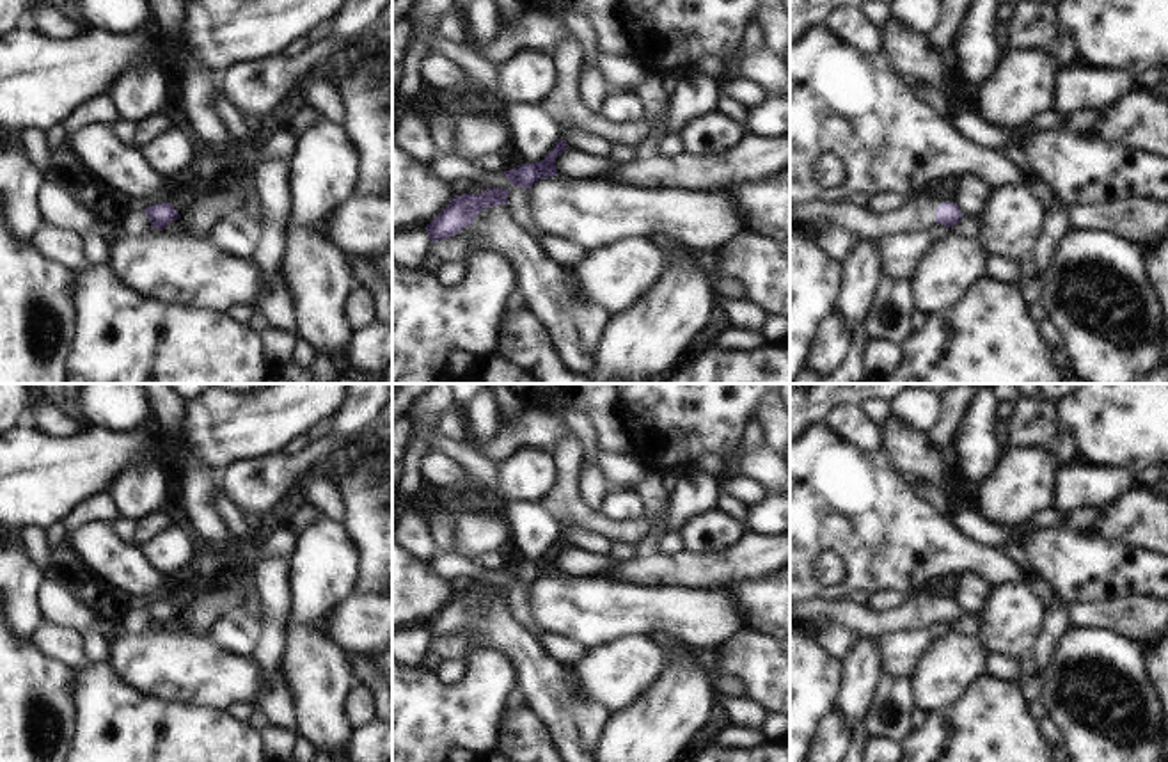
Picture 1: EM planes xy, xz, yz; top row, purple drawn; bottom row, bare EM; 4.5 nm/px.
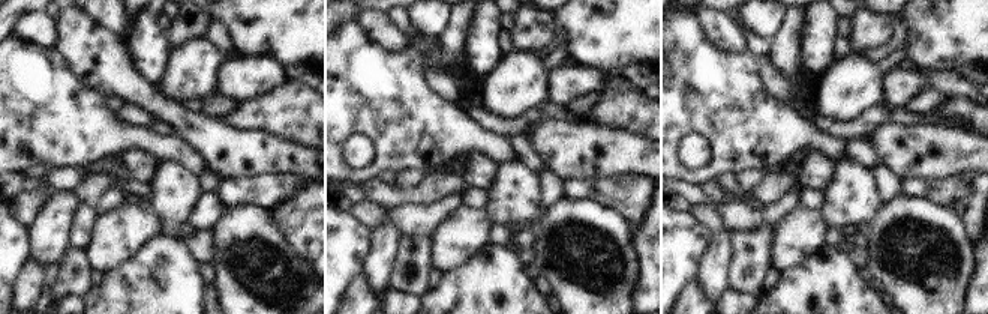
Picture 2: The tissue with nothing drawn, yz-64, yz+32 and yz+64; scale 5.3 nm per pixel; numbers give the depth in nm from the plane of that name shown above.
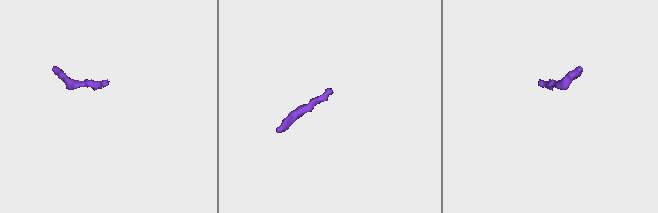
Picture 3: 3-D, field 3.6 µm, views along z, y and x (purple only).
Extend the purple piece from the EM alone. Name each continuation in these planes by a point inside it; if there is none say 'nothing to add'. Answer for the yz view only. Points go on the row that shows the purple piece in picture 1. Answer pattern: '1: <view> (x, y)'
1: yz (918, 214)

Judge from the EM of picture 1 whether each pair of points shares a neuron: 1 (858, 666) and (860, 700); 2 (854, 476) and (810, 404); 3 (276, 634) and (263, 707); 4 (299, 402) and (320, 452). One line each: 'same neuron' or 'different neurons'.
1: same neuron
2: different neurons
3: same neuron
4: different neurons

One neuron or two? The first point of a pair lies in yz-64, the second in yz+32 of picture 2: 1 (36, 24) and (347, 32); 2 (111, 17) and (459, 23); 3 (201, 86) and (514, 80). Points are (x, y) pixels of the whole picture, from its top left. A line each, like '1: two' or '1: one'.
1: two
2: two
3: one

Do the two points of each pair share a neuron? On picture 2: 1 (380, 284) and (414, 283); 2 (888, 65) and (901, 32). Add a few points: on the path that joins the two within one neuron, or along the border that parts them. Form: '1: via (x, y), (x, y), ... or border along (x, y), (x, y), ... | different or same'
1: border along (398, 250), (390, 289) | different
2: border along (898, 50), (879, 65) | different

